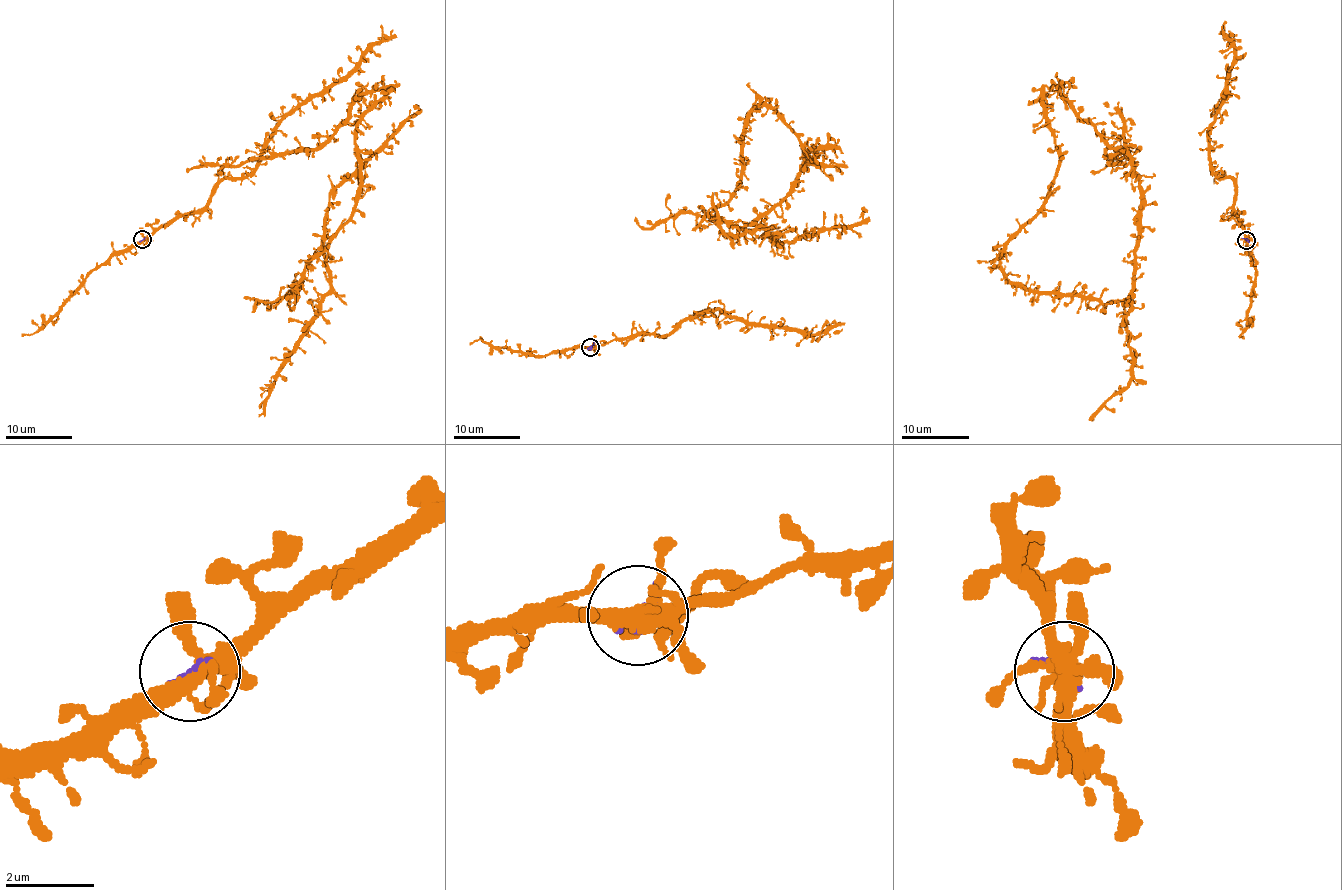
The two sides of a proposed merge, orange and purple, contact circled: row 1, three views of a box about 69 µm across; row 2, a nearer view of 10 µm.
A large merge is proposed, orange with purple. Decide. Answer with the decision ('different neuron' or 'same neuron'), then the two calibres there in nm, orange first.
different neuron | 360/150 nm

